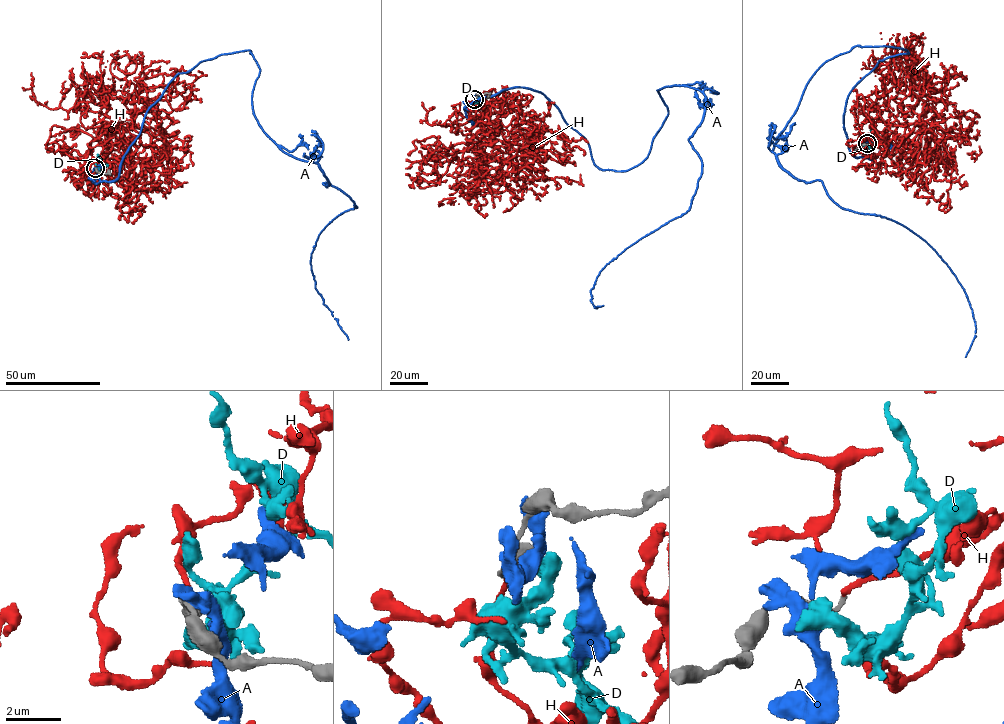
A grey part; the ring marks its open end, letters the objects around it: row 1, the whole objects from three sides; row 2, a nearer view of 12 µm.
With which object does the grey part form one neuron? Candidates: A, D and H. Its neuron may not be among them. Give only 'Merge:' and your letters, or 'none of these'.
Merge: H

